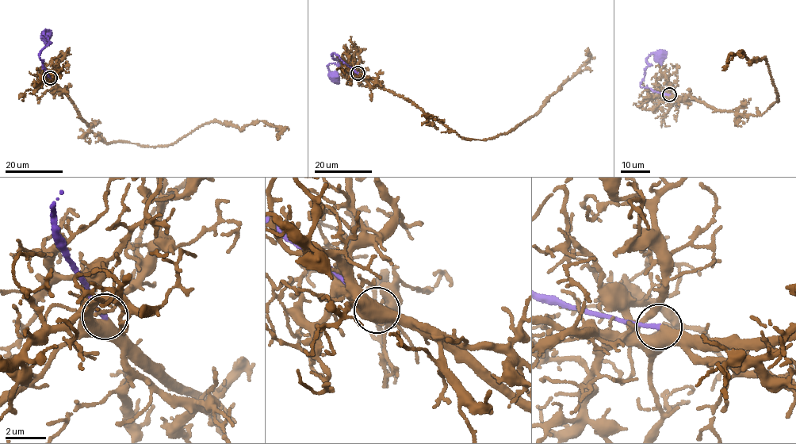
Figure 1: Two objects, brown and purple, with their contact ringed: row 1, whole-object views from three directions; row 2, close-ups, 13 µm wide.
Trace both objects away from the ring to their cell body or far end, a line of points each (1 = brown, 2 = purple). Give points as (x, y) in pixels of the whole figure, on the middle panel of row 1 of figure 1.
1: (357, 73), (415, 104), (461, 137), (482, 140), (514, 130), (537, 112), (588, 59), (587, 49)
2: (357, 73), (333, 53), (339, 64), (328, 65), (334, 77)

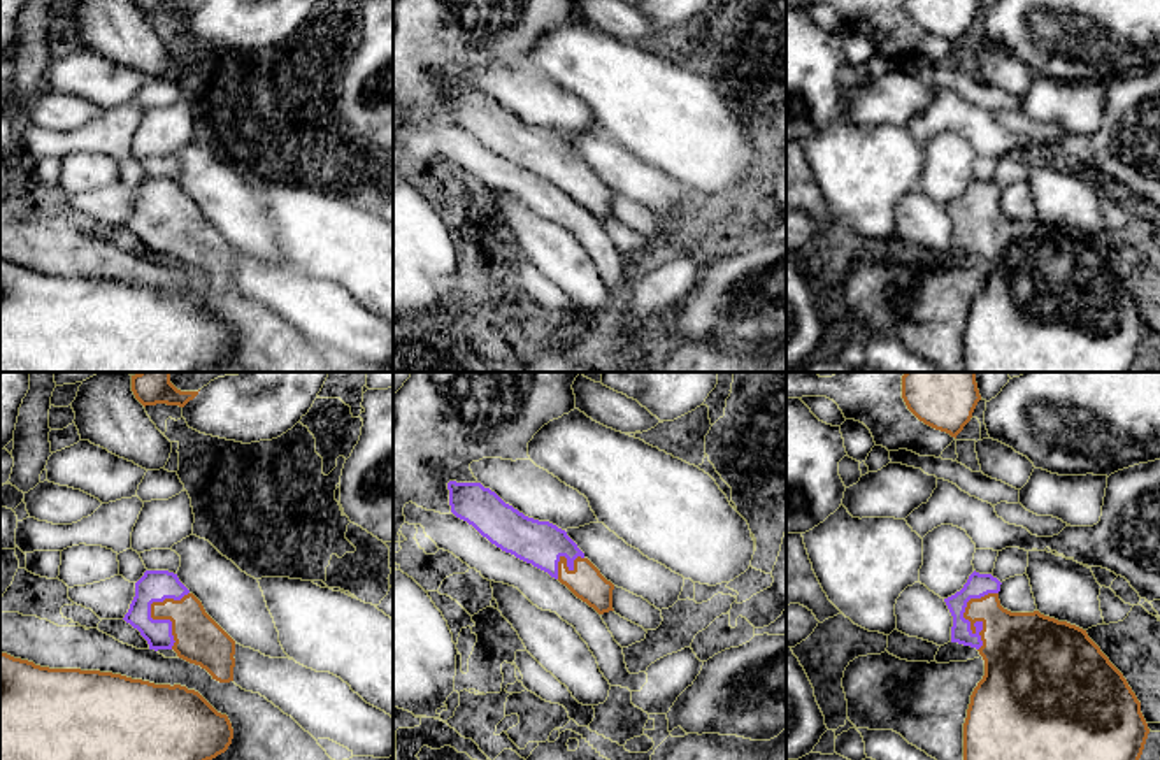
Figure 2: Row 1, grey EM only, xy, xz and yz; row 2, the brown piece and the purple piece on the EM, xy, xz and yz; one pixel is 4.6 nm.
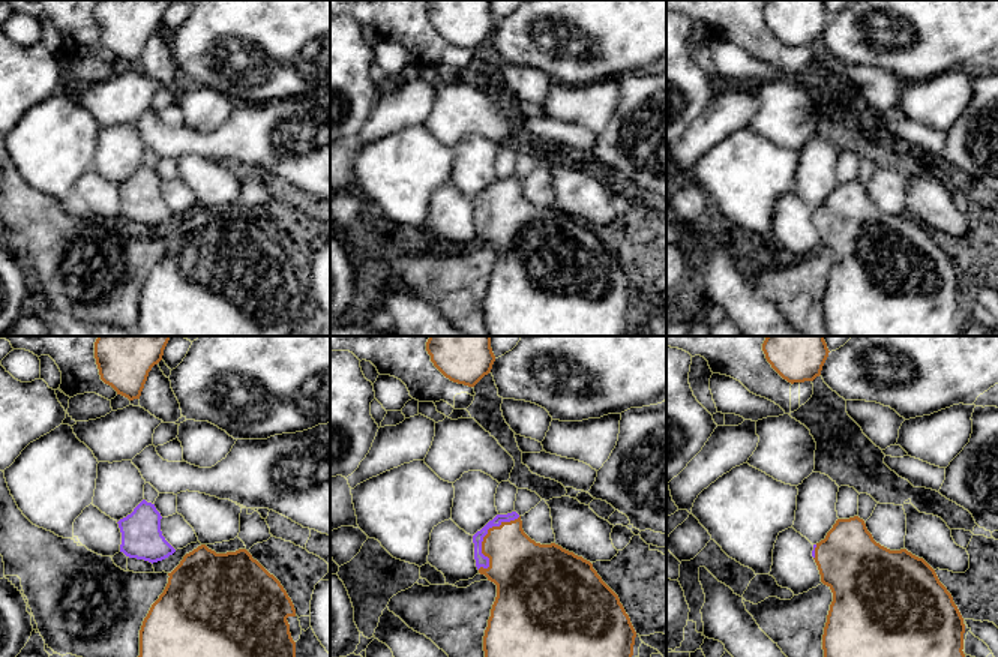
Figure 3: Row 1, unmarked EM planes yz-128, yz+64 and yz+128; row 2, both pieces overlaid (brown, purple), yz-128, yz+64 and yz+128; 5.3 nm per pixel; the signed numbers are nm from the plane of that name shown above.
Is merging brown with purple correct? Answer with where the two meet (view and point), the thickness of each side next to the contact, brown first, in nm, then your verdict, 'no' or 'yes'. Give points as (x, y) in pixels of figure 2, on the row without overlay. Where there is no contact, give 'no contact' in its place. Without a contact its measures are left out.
yz (966, 218) | 280/110 nm | yes

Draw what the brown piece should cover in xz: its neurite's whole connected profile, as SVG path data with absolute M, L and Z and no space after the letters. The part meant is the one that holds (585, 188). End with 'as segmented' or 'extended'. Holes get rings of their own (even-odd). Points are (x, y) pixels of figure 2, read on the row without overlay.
M448 90L451 119L505 160L565 191L598 221L612 216L614 191L549 128L525 123L481 90Z; extended

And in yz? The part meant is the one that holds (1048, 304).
M974 177L960 198L944 205L953 223L951 249L976 255L985 267L985 283L970 302L970 311L963 330L963 372L1137 372L1149 335L1141 319L1141 309L1137 307L1123 281L1088 244L1086 237L1067 228L1044 223L1039 218L1011 219L1004 216L999 207L1000 191L1002 190L992 181L979 181Z; extended

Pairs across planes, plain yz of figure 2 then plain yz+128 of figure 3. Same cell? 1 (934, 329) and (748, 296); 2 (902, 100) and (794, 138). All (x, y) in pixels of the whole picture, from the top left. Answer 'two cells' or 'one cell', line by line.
1: two cells
2: two cells

